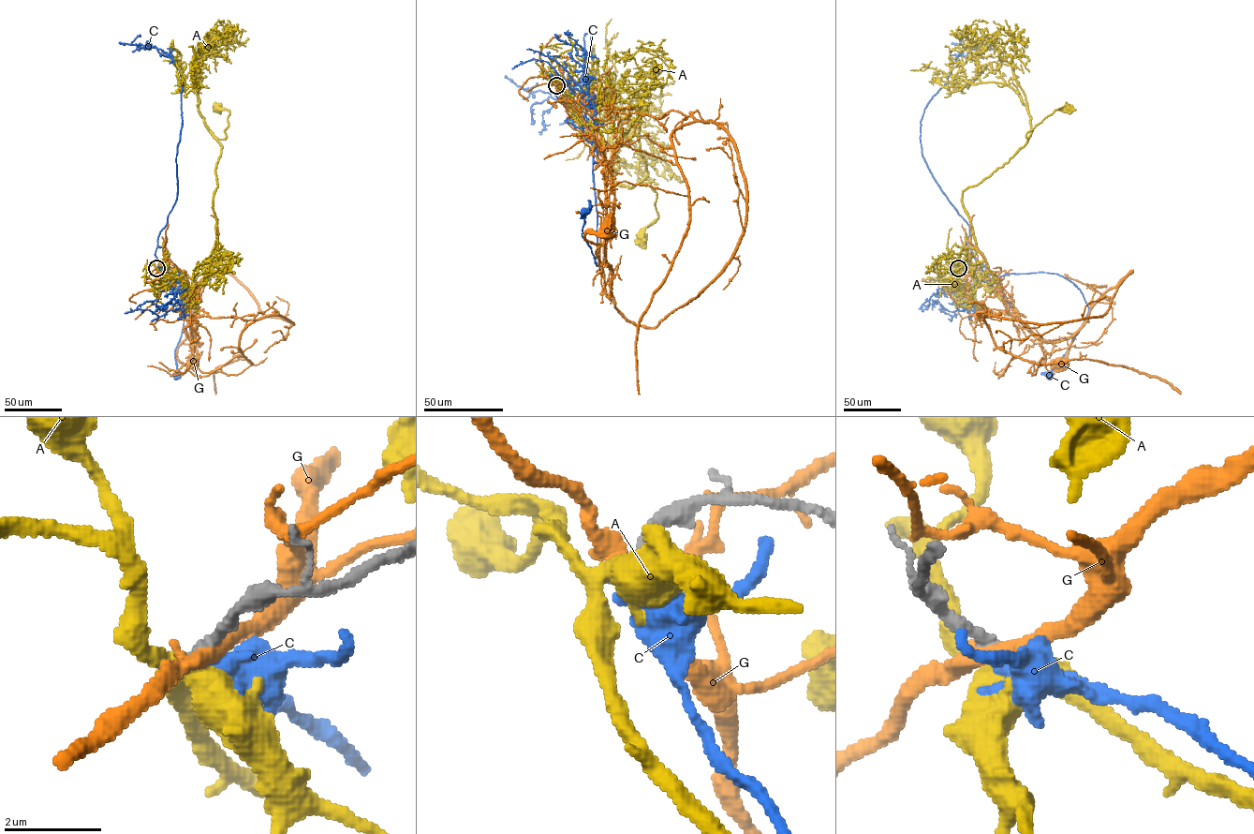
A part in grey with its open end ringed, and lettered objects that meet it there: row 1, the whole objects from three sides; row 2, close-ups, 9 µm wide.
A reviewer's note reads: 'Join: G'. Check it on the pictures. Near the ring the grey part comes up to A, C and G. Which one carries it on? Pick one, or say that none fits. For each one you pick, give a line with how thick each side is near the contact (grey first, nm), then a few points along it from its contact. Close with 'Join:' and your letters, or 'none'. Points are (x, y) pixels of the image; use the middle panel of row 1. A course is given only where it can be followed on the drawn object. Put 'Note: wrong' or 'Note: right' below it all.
Join: none
Note: wrong

